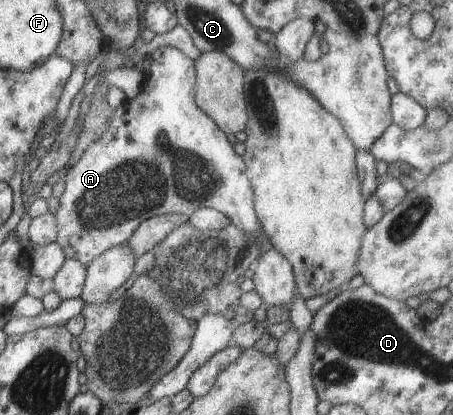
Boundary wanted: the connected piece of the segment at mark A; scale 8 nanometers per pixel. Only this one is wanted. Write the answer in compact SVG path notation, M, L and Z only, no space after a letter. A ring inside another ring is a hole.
M162 45L156 47L150 54L150 65L148 71L145 73L145 81L142 85L140 94L137 94L134 98L125 99L125 102L120 106L113 109L113 115L109 120L108 126L105 131L96 139L90 146L81 154L81 157L66 170L64 179L65 187L63 193L58 197L59 206L55 212L56 221L56 240L55 243L60 246L66 259L74 259L81 262L87 267L95 256L98 256L101 252L112 248L113 246L125 243L127 238L132 234L133 230L144 219L158 216L169 215L178 213L180 215L186 215L189 217L196 209L202 207L210 207L216 209L218 212L224 214L231 220L231 224L234 225L239 231L251 237L257 243L257 250L259 256L264 251L267 251L271 246L270 241L264 234L261 224L257 219L255 210L253 209L253 190L247 175L247 168L245 167L243 157L238 156L232 149L232 145L226 141L226 135L214 124L211 118L208 118L194 102L194 87L195 87L195 68L193 60L188 58L185 54L182 54L180 50L172 47L171 45Z

